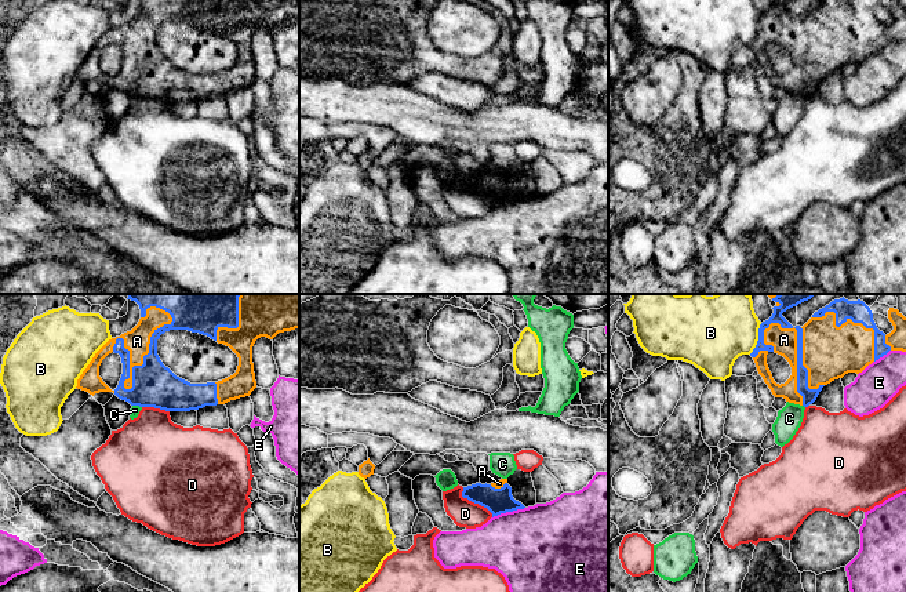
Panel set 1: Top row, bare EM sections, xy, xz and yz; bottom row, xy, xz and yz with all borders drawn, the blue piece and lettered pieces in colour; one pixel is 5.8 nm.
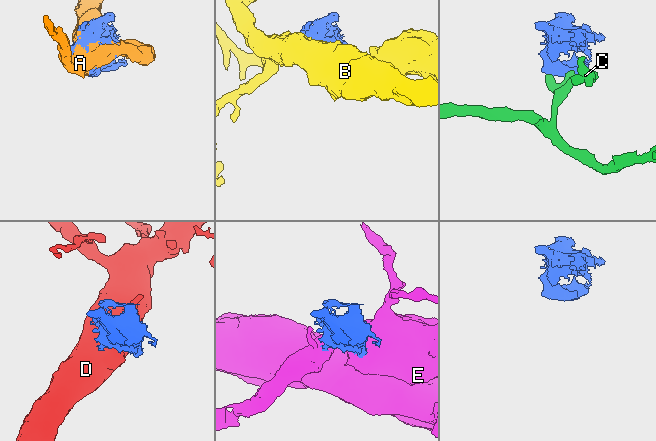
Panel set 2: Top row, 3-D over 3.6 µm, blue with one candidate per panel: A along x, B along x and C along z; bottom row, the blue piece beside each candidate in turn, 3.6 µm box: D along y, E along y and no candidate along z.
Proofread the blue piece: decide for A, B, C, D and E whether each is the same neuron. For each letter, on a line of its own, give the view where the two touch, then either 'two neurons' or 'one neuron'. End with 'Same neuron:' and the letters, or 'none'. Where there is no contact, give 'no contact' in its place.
A: xy | one neuron
B: yz | two neurons
C: xy | two neurons
D: xz | two neurons
E: xz | two neurons
Same neuron: A

